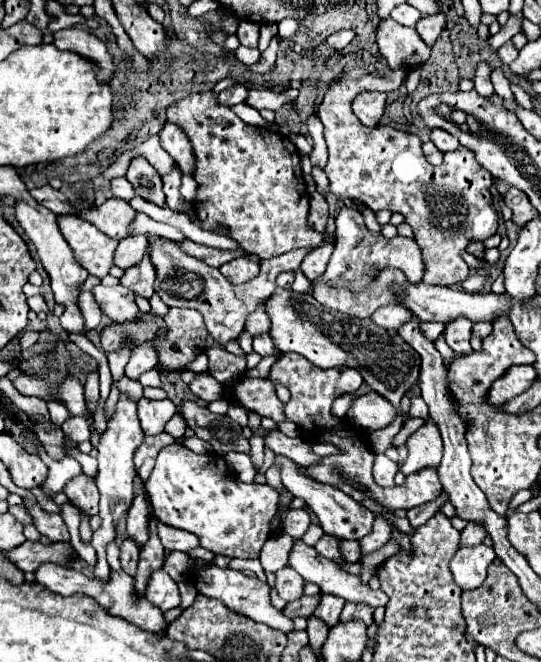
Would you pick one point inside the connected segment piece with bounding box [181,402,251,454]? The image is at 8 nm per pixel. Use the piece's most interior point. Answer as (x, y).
(221, 432)

